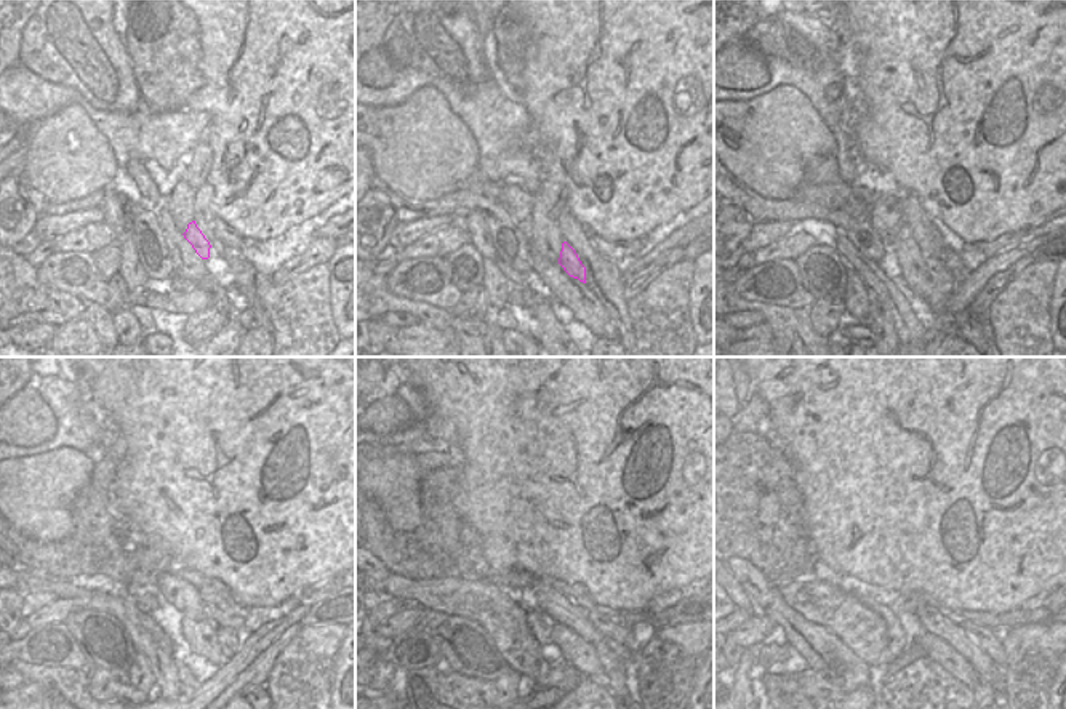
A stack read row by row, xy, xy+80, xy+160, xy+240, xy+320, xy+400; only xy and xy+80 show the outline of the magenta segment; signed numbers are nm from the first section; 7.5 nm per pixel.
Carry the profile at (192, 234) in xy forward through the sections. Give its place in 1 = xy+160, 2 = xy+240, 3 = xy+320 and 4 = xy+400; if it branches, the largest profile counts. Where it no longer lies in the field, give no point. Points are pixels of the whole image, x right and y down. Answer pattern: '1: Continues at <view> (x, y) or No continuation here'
1: Continues at xy+160 (940, 276)
2: Continues at xy+240 (229, 639)
3: Continues at xy+320 (610, 653)
4: Continues at xy+400 (980, 682)

